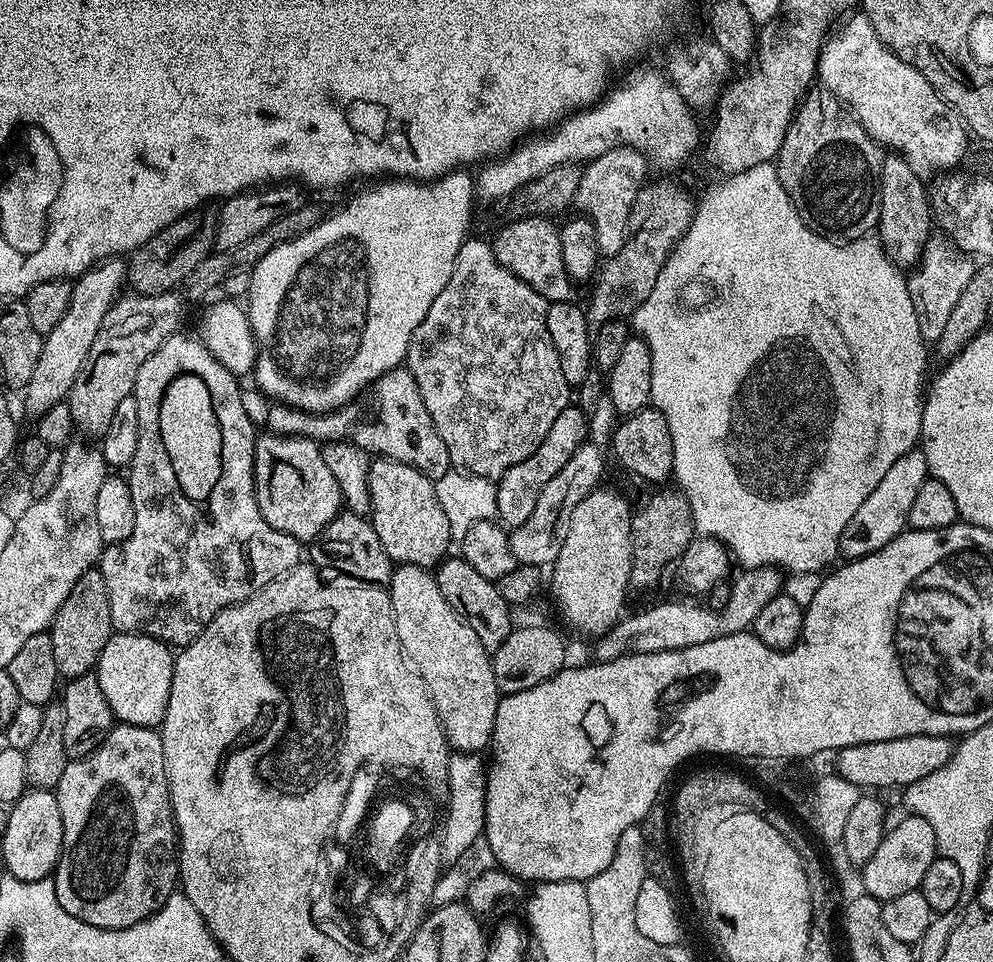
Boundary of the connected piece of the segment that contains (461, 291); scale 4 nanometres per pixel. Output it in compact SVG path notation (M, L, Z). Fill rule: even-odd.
M469 238L458 250L454 274L414 330L406 357L407 370L418 382L418 394L422 394L434 426L446 442L453 469L499 480L510 466L518 466L522 458L530 458L542 446L542 438L550 434L558 414L569 408L570 385L562 378L558 350L546 330L548 305L549 301L498 262L487 239Z

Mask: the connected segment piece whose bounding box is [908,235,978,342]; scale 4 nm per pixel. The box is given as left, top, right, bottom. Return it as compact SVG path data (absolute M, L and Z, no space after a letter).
M933 235L924 243L924 252L908 276L908 289L914 302L914 314L918 316L918 330L925 342L942 338L946 321L950 319L954 306L958 306L962 290L970 286L970 278L977 267L977 261L969 253L957 248L951 239L943 240L942 237Z

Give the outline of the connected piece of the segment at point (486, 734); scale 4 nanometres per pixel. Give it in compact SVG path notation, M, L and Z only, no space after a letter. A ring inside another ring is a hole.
M413 564L393 567L390 595L400 645L404 647L404 655L411 667L428 689L432 704L440 715L440 725L444 728L449 749L483 753L492 743L494 718L498 714L498 702L502 695L496 685L490 653L482 646L482 642L478 642L478 634L474 634L469 624L456 613L454 606L450 606L446 598L442 598L442 590L438 590L436 577L429 569Z

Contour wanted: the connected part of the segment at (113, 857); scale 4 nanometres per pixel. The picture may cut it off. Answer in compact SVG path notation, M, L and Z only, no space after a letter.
M117 723L98 750L81 760L69 759L54 791L62 810L62 850L54 873L62 910L99 928L125 928L153 916L178 888L178 829L168 799L159 731Z

